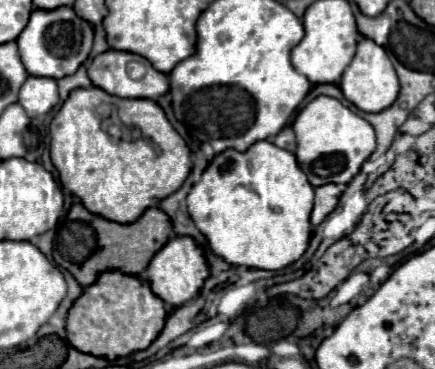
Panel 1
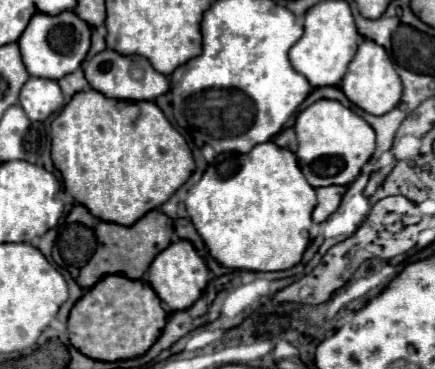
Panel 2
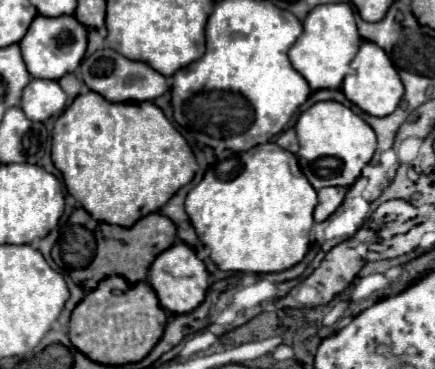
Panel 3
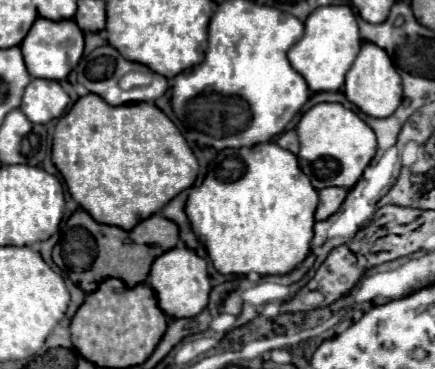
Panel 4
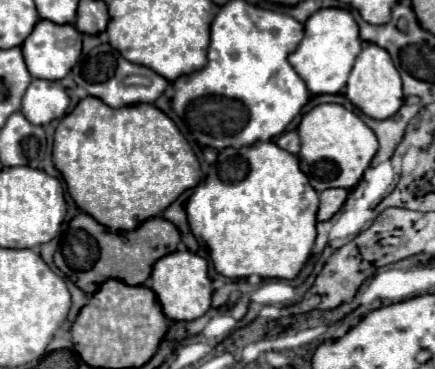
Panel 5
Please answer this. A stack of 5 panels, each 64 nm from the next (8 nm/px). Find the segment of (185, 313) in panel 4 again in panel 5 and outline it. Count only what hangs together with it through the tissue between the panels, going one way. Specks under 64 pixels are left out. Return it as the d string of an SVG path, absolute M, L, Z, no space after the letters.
M176 250L162 256L150 276L150 288L156 292L164 314L172 320L196 320L210 308L212 282L208 278L208 262L190 250Z

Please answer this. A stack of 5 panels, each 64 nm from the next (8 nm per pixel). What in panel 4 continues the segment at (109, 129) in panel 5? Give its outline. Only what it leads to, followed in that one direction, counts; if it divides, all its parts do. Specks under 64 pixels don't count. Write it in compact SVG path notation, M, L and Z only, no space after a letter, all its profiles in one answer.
M96 94L78 98L58 120L52 162L66 180L72 198L96 222L122 230L132 230L140 220L160 212L178 192L192 186L198 174L194 152L155 104L110 106Z

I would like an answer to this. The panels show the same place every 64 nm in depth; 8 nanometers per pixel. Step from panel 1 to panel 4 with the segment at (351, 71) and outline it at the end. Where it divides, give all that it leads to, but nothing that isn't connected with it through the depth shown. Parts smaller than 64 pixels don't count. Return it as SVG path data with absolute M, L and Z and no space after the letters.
M372 42L362 44L360 54L356 56L350 72L346 74L344 94L352 104L356 104L368 116L388 118L390 114L394 114L394 110L402 102L402 80L394 68L392 60L380 46L376 46Z

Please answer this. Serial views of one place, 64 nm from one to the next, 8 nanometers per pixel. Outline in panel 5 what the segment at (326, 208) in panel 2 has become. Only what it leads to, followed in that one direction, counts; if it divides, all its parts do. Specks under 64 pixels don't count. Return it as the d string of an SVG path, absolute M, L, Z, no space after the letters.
M328 188L324 192L320 192L320 210L318 210L318 220L328 220L332 218L340 206L344 204L348 196L346 188Z

